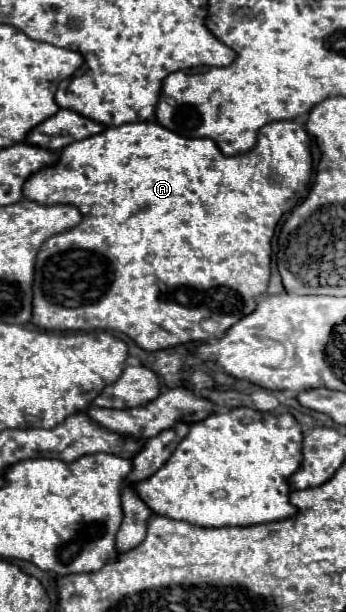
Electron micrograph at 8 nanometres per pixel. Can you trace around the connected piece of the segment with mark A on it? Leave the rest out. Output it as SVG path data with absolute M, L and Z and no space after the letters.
M279 120L263 126L259 130L257 146L237 156L221 154L217 144L209 138L183 138L159 126L157 122L123 124L117 128L107 128L105 132L85 138L81 142L69 144L59 154L59 162L55 166L39 170L23 186L25 198L29 200L35 200L39 204L75 204L83 214L83 220L81 224L77 224L77 228L51 236L43 244L43 250L39 250L37 254L35 284L33 284L33 324L37 324L43 330L61 330L61 332L117 330L127 334L143 350L165 350L187 342L220 339L235 322L251 314L257 306L257 298L265 294L267 284L271 280L271 238L275 234L281 216L293 210L305 198L307 184L311 180L311 170L313 170L313 158L309 148L309 134L295 120Z

